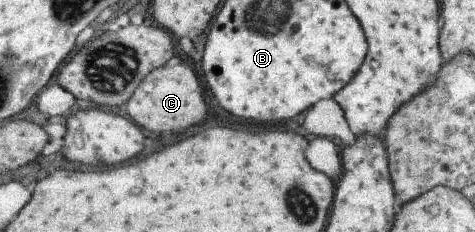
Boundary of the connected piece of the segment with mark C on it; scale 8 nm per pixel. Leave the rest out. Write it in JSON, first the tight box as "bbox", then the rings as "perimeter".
{"bbox":[127,64,209,132],"perimeter":[[[181,64],[181,66],[167,66],[161,68],[157,72],[153,72],[153,76],[146,79],[145,84],[141,84],[141,88],[137,90],[137,96],[133,96],[133,100],[129,100],[129,114],[127,114],[137,125],[143,126],[151,132],[185,132],[187,128],[199,124],[205,120],[209,108],[205,104],[205,96],[203,96],[203,86],[195,74],[195,70],[189,70],[189,64]]]}

